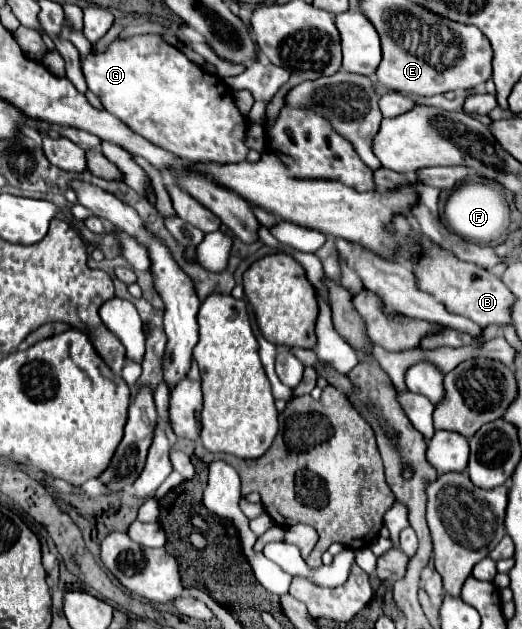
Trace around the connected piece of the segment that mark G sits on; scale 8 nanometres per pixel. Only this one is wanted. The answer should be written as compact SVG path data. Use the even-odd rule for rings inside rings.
M159 34L115 38L105 52L91 50L87 56L81 56L81 68L89 90L101 100L103 108L129 124L133 132L153 140L153 144L181 156L191 164L237 164L247 158L247 120L237 110L231 88L221 76L209 74L201 66L193 64L183 52L167 44Z

